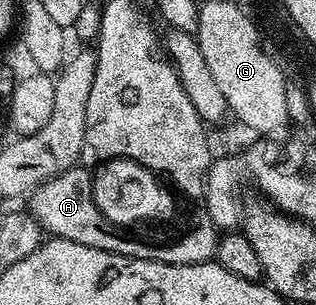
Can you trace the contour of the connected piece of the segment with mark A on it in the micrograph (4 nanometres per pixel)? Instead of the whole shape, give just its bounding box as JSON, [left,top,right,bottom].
[28,167,151,260]

